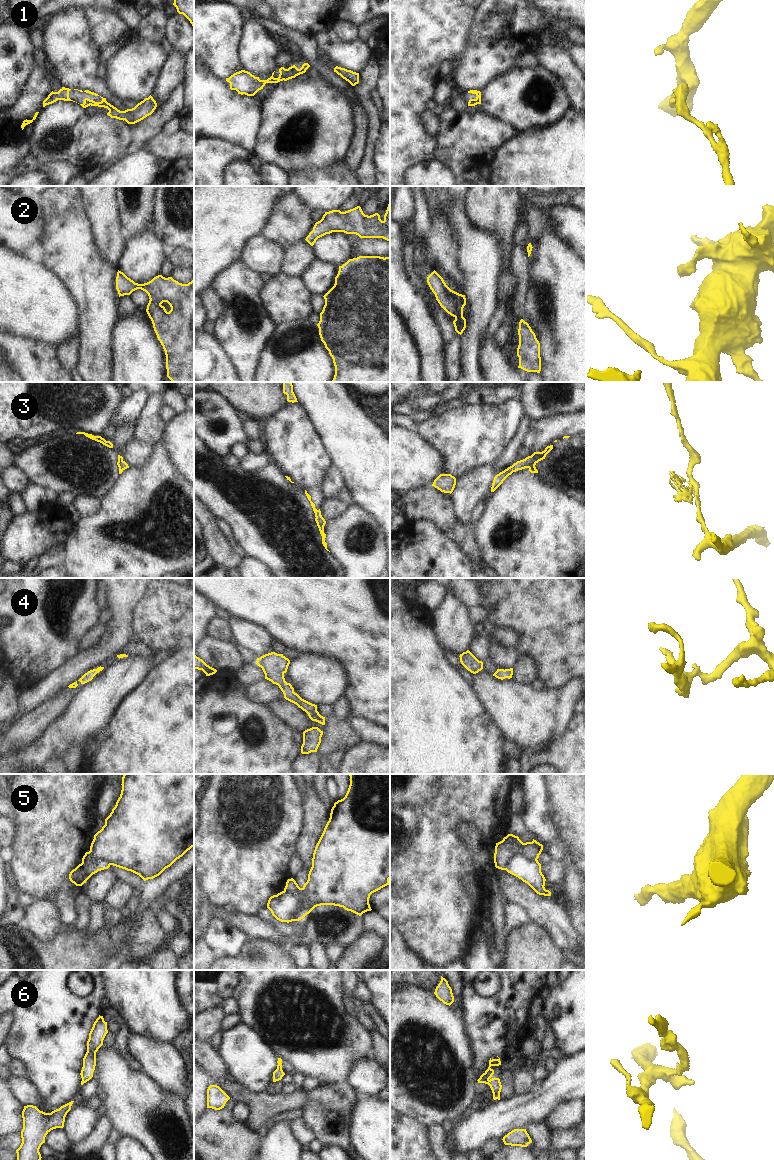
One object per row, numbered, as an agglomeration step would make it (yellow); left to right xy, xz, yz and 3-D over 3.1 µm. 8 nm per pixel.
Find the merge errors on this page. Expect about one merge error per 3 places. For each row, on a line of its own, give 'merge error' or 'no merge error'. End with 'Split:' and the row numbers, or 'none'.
1: no merge error
2: no merge error
3: no merge error
4: no merge error
5: merge error
6: no merge error
Split: 5

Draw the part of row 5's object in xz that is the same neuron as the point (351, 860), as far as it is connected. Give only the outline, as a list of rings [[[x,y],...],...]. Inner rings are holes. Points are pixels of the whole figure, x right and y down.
[[[349,774],[350,785],[345,797],[334,803],[330,818],[315,847],[308,880],[302,888],[291,878],[284,891],[297,894],[300,901],[293,921],[299,921],[315,907],[334,905],[359,916],[371,911],[370,895],[389,885],[390,880],[390,774]]]

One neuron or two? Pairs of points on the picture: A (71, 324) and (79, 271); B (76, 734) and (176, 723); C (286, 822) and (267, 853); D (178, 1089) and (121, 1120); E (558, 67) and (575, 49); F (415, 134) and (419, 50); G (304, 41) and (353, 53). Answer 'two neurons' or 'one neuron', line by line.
A: two neurons
B: two neurons
C: one neuron
D: two neurons
E: two neurons
F: one neuron
G: two neurons

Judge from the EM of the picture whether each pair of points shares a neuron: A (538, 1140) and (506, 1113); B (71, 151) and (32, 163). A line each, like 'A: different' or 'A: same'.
A: different
B: different

